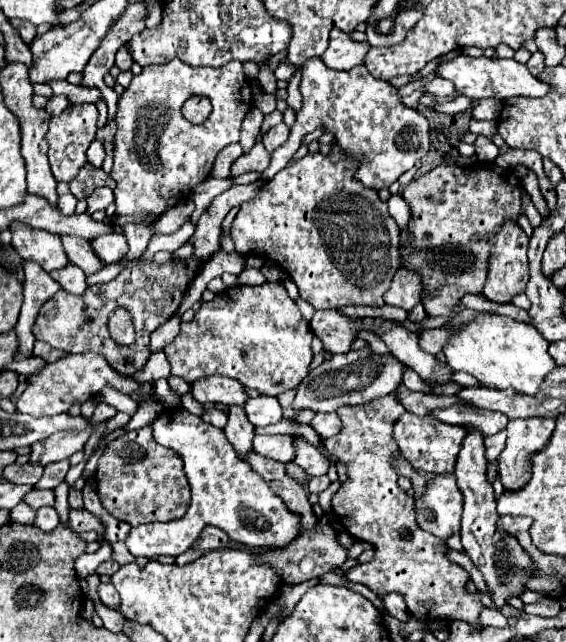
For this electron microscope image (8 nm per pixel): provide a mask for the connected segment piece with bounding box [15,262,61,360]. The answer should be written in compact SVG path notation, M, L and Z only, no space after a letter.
M23 262L23 272L25 272L25 280L23 280L25 300L23 300L23 308L21 308L21 314L19 314L19 322L15 326L15 334L17 334L17 340L19 340L15 360L25 360L25 358L33 356L31 354L33 318L37 318L37 310L57 290L61 290L61 286L43 268L39 268L37 262Z

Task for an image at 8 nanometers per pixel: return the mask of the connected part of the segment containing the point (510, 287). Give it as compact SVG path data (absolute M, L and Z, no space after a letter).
M509 222L509 226L503 226L499 234L493 238L493 262L489 262L489 278L483 288L483 296L491 302L507 304L513 300L513 296L523 294L525 286L529 282L529 264L527 264L527 246L529 238L525 232L515 224Z

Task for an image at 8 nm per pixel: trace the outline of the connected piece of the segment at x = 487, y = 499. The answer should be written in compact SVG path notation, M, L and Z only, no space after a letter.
M465 426L467 434L461 442L461 450L457 454L457 464L455 464L455 476L457 476L457 484L459 490L463 492L465 498L465 506L463 506L463 522L461 522L461 542L463 542L463 550L465 554L473 560L473 564L481 570L487 586L493 592L493 602L497 604L497 608L505 606L507 600L511 596L519 596L521 592L521 582L525 582L525 576L521 576L521 568L529 566L529 558L525 558L525 554L521 554L521 546L517 546L515 538L505 538L503 534L497 534L497 510L495 510L495 498L493 498L493 486L487 482L485 478L485 470L487 470L487 460L485 460L485 446L483 446L483 434L481 430L477 430L475 426Z

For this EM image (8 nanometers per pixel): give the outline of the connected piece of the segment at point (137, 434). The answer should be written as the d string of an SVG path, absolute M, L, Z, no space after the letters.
M147 426L117 438L115 442L111 442L105 448L103 456L99 458L99 466L97 466L97 490L99 490L103 508L109 514L113 514L117 520L123 520L131 526L157 522L157 520L159 522L177 520L187 512L189 498L191 498L185 472L181 470L181 458L177 458L177 454L173 454L173 450L157 446L157 442L153 442L151 430Z

